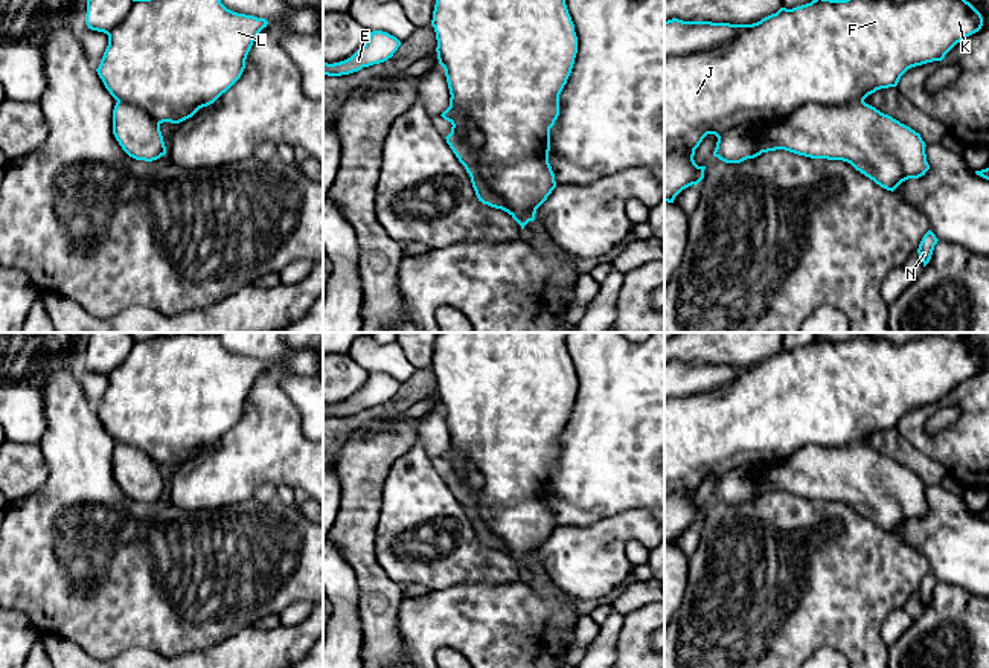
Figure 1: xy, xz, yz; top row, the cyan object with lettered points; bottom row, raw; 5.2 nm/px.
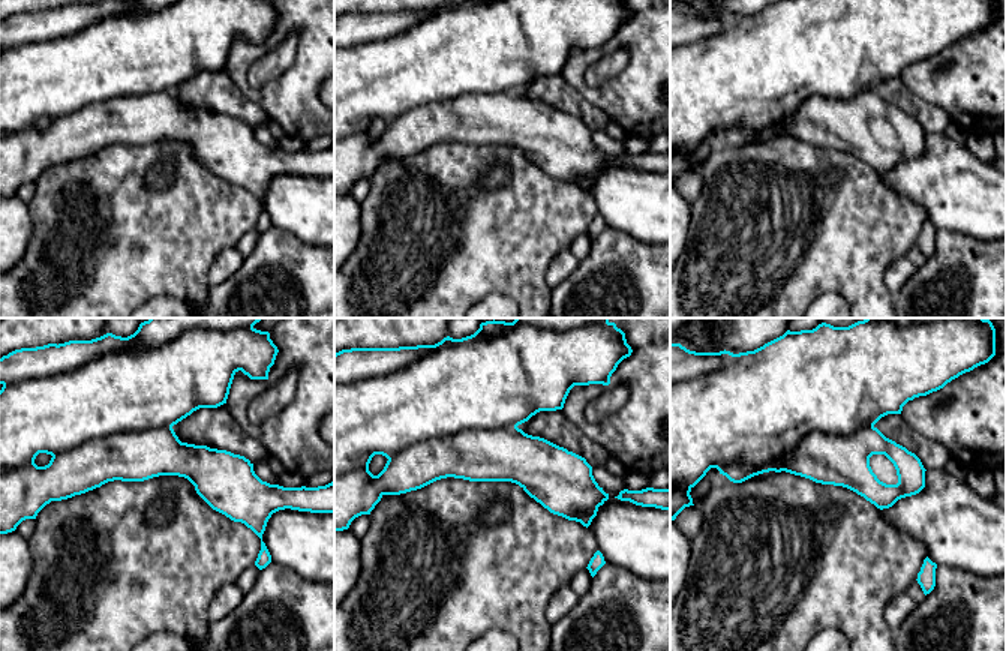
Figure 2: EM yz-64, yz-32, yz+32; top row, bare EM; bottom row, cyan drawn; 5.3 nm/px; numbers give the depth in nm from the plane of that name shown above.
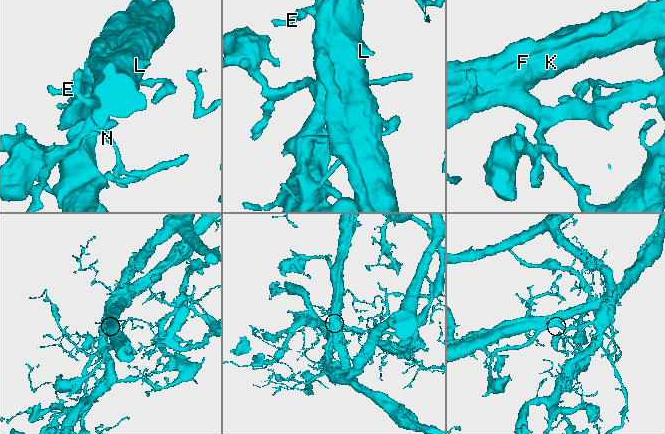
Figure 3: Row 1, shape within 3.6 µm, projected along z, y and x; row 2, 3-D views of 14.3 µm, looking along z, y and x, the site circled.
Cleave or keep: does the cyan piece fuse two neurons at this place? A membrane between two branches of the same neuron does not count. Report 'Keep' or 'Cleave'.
Cleave

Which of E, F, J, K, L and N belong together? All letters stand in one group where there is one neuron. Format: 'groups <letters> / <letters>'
groups E N / F J K L

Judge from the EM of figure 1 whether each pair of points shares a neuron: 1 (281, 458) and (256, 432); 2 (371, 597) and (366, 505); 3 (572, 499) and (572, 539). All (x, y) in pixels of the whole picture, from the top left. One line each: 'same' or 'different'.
1: same
2: same
3: different

